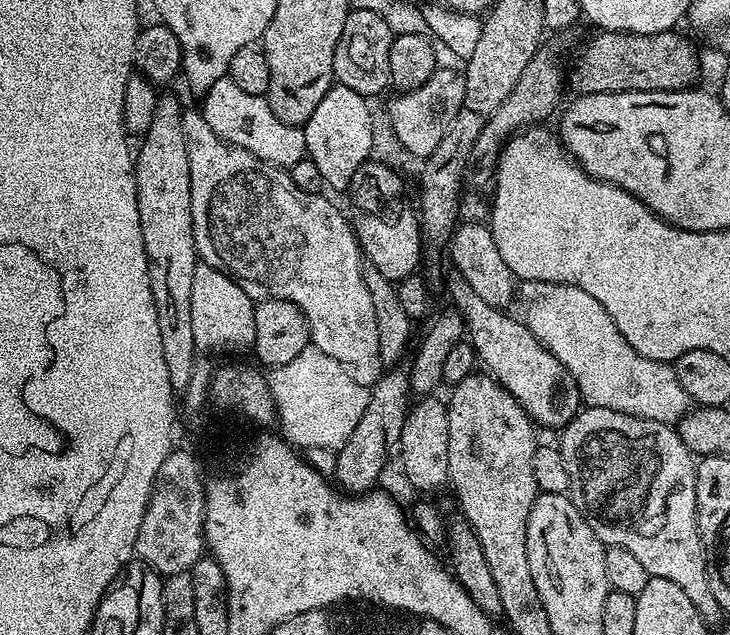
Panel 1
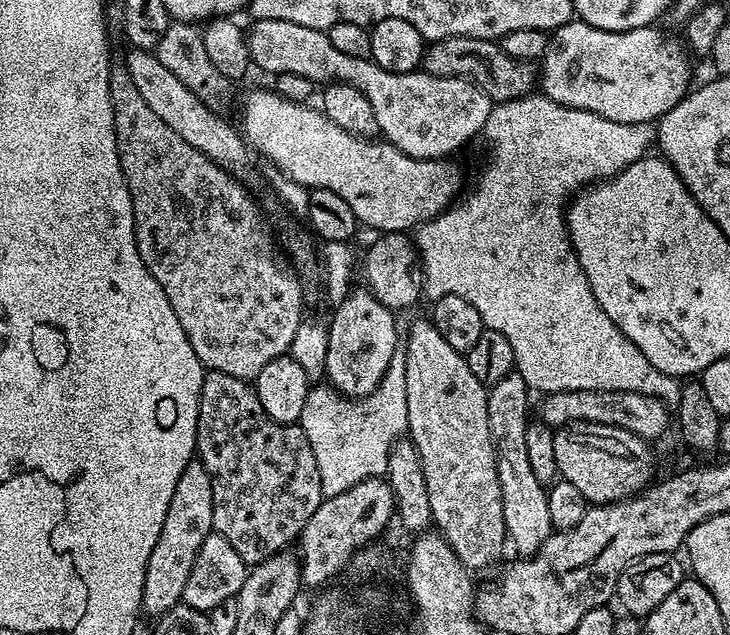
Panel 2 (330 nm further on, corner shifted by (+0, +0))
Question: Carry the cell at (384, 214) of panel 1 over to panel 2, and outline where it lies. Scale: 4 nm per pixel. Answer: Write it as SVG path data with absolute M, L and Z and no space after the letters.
M431 319L416 320L412 324L412 329L408 332L408 344L404 348L406 354L406 410L408 411L408 430L412 445L418 450L418 458L422 462L422 474L426 478L426 494L430 497L430 510L432 511L432 524L438 529L441 536L450 542L454 554L469 570L476 568L488 568L504 552L506 548L506 533L504 530L504 515L502 514L502 490L498 482L498 466L496 465L496 451L494 442L490 434L490 418L486 418L486 402L488 401L488 388L478 378L474 378L468 365L468 358L465 353L454 350L454 346L449 346L446 338L438 334L438 330L432 325Z

